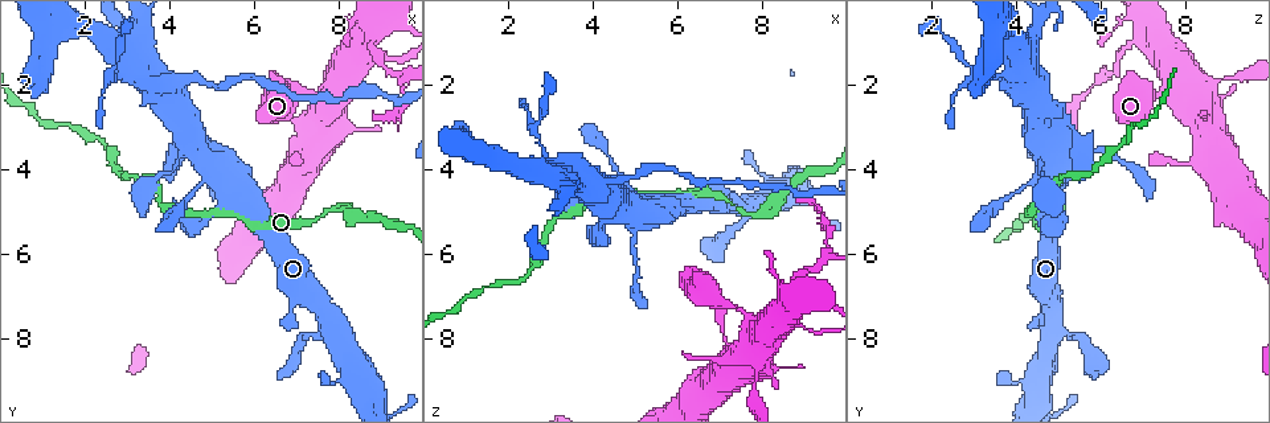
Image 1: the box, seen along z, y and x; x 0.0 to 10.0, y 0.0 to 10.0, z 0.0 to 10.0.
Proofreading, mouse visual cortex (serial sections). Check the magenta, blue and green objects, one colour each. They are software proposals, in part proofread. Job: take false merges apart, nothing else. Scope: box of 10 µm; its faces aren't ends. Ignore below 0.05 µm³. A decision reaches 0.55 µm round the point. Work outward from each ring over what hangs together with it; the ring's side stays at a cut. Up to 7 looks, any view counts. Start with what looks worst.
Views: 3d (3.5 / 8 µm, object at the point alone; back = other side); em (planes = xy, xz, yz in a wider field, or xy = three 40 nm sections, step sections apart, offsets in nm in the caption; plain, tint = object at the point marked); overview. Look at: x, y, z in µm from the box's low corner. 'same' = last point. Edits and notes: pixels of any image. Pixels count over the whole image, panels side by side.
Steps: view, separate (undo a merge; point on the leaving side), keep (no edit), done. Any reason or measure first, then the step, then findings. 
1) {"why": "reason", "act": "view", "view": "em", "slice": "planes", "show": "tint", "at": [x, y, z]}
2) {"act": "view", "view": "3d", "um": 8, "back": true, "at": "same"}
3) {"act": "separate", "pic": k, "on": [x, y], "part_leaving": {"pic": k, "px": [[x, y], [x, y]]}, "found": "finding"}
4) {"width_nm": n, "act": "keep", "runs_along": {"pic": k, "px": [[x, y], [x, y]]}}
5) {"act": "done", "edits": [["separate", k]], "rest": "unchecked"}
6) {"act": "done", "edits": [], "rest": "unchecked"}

{"why": "sharp bend", "act": "view", "view": "3d", "um": 3.5, "at": [4.30, 1.90, 4.25]}

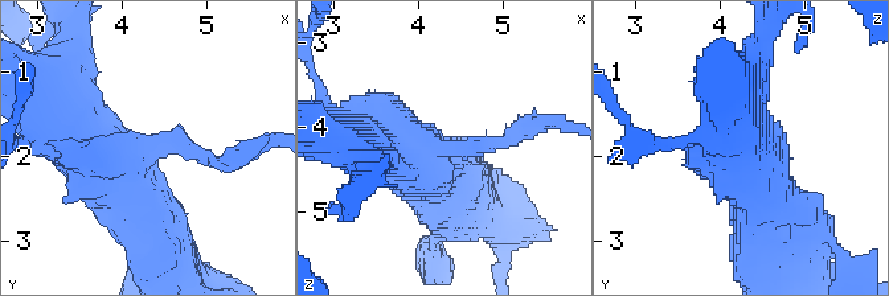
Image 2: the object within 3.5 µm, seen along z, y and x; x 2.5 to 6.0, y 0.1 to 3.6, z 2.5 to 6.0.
{"act": "separate", "pic": 2, "on": [486, 144], "found": "two cells meet here"}

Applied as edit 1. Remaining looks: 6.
{"why": "abrupt turn", "act": "view", "view": "3d", "um": 3.5, "at": [7.80, 5.00, 5.05]}

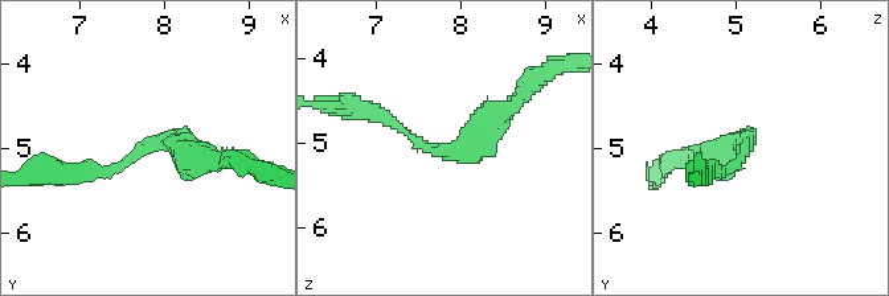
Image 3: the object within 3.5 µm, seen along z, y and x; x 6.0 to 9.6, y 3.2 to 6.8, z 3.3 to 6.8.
{"arm_widths_nm": [150, 350], "why": "shape alone is not enough", "act": "view", "view": "em", "slice": "xy", "step": 3, "show": "tint", "at": [7.85, 4.95, 5.10]}

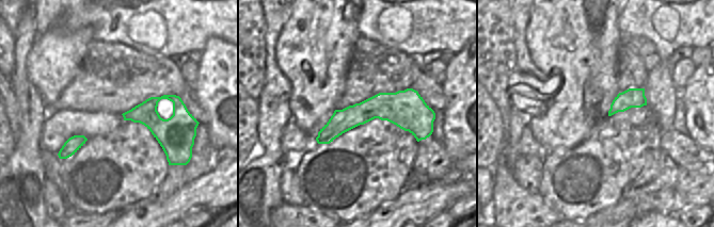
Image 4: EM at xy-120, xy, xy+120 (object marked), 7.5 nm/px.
{"why": "another direction", "act": "view", "view": "em", "slice": "xy", "step": 1, "show": "tint", "at": "same"}

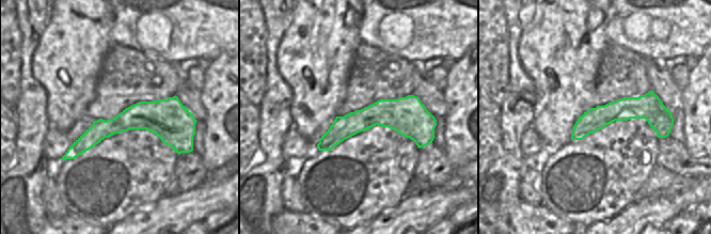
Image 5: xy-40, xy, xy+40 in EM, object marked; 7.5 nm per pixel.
{"act": "keep", "runs_along": {"pic": 5, "px": [[190, 125], [125, 121], [67, 156]]}, "found": "one cell here"}

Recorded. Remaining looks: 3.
{"why": "sharp bend", "act": "view", "view": "3d", "um": 3.5, "at": [7.65, 2.25, 7.55]}

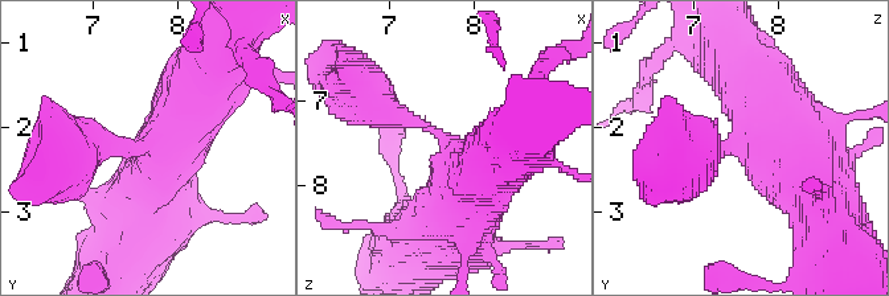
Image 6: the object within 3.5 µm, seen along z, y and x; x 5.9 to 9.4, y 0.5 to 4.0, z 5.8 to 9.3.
{"why": "shape alone is not enough", "act": "view", "view": "em", "slice": "planes", "show": "tint", "at": [7.75, 2.20, 7.55]}

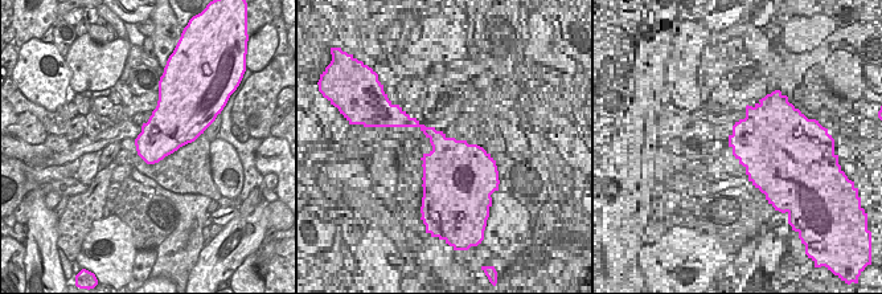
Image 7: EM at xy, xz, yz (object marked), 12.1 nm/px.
{"act": "keep", "runs_along": {"pic": 6, "px": [[709, 146], [757, 134], [818, 198]]}, "found": "one cell here"}

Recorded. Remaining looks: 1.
{"act": "done", "edits": [["separate", 2]], "rest": "unchecked"}

